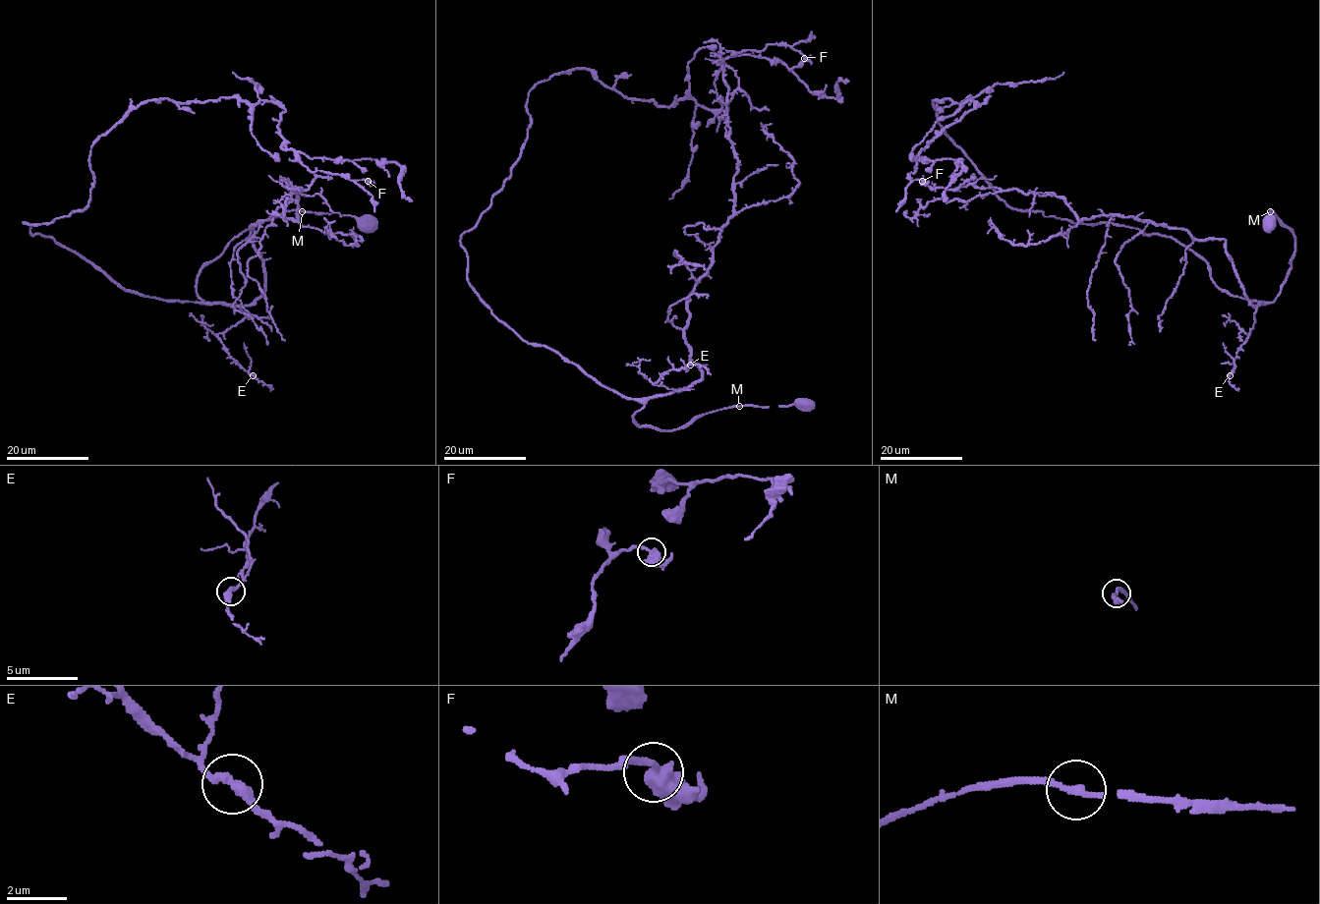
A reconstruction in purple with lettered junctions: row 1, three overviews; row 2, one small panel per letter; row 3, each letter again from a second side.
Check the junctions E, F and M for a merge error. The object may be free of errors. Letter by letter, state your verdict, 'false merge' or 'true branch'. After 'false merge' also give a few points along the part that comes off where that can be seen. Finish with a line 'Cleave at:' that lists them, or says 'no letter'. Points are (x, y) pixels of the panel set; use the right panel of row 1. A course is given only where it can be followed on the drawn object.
E: true branch
F: true branch
M: true branch
Cleave at: no letter

